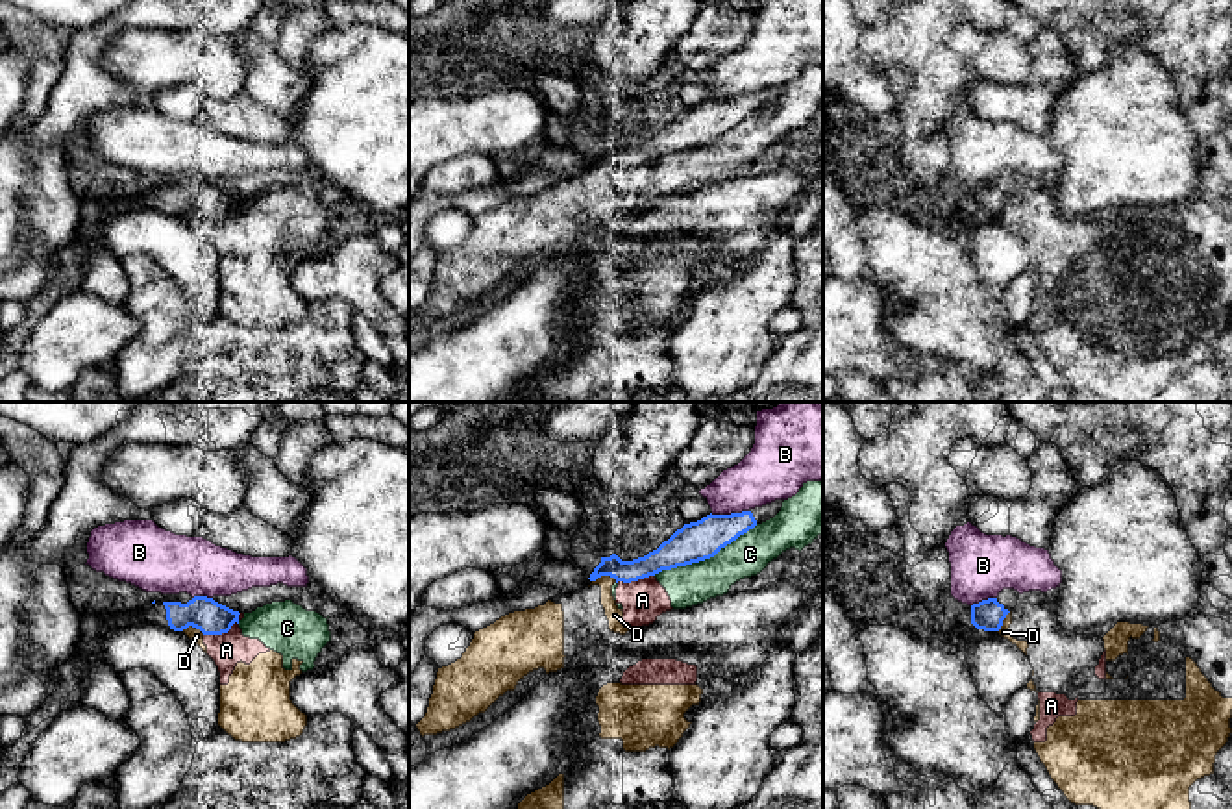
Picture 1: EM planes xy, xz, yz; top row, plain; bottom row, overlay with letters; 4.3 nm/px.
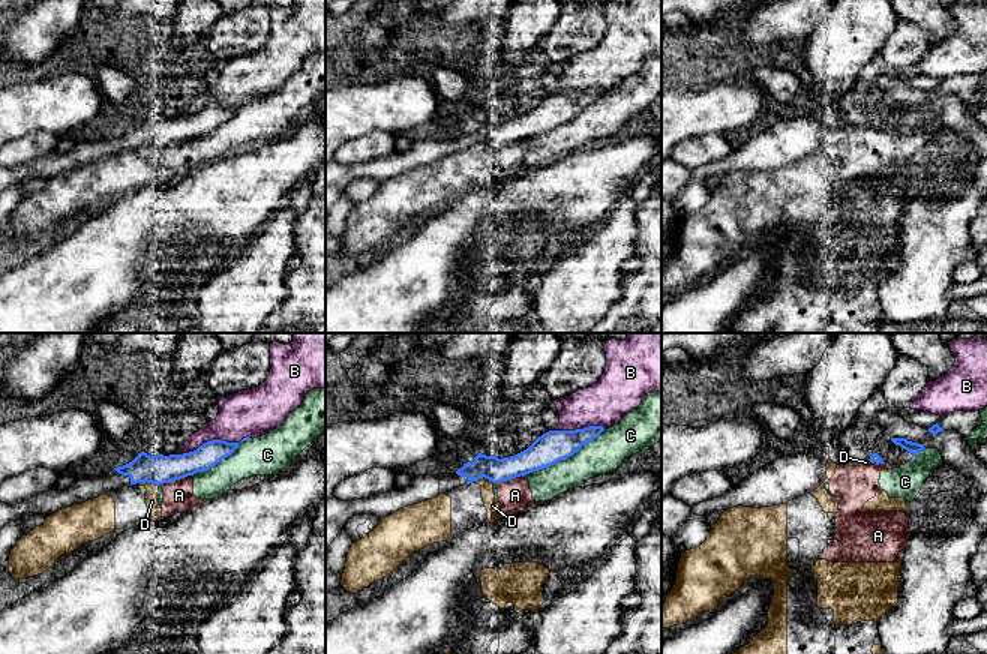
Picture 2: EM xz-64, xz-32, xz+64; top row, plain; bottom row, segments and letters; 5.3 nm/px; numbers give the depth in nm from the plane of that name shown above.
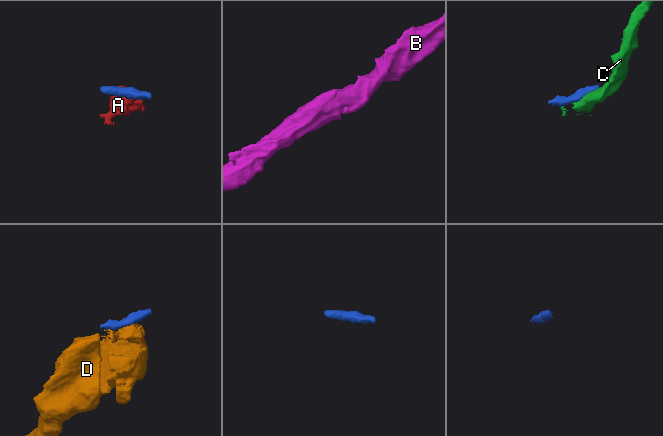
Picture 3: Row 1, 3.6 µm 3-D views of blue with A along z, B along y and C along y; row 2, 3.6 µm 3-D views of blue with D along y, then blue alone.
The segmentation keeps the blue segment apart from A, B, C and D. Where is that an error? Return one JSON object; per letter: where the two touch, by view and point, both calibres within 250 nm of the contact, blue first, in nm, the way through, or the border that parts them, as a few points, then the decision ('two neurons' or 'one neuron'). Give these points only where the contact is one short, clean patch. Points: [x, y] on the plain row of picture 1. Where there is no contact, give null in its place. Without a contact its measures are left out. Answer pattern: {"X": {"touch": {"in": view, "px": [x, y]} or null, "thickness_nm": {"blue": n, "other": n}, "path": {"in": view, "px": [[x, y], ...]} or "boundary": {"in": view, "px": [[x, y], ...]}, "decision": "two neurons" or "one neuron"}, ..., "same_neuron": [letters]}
{"A": {"touch": {"in": "xy", "px": [224, 217]}, "thickness_nm": {"blue": 150, "other": 150}, "decision": "two neurons"}, "B": {"touch": {"in": "xz", "px": [731, 99]}, "thickness_nm": {"blue": 170, "other": 240}, "decision": "two neurons"}, "C": {"touch": {"in": "xz", "px": [705, 143]}, "thickness_nm": {"blue": 170, "other": 180}, "decision": "two neurons"}, "D": {"touch": {"in": "xz", "px": [603, 160]}, "thickness_nm": {"blue": 100, "other": 70}, "decision": "two neurons"}, "same_neuron": []}

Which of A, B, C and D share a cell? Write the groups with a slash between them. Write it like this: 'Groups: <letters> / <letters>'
Groups: A C D / B

